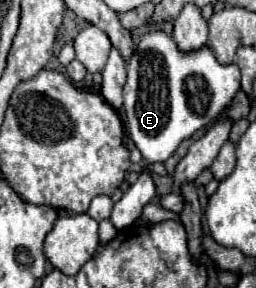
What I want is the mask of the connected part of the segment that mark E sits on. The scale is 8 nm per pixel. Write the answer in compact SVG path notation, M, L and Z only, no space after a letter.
M162 29L140 37L126 63L126 73L126 123L132 141L144 157L144 163L164 163L184 139L216 121L240 89L240 69L234 63L218 63L212 47L208 45L186 53L178 49L174 37Z

